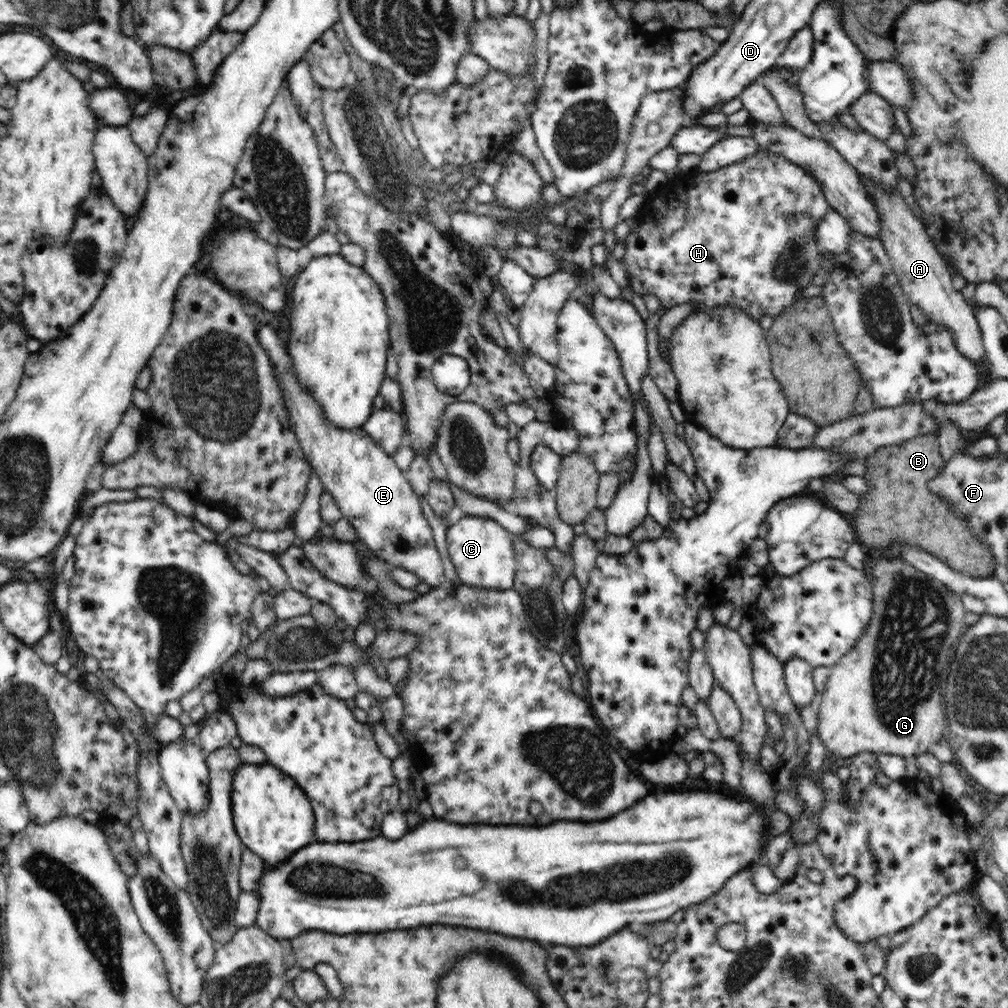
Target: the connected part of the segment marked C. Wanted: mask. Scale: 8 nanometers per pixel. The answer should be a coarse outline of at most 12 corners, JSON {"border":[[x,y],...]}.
{"border":[[461,515],[446,532],[459,583],[510,590],[513,535]]}

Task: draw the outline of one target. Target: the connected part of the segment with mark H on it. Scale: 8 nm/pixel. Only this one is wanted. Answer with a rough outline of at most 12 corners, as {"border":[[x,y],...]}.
{"border":[[763,147],[662,183],[632,292],[757,321],[822,269],[833,208]]}

